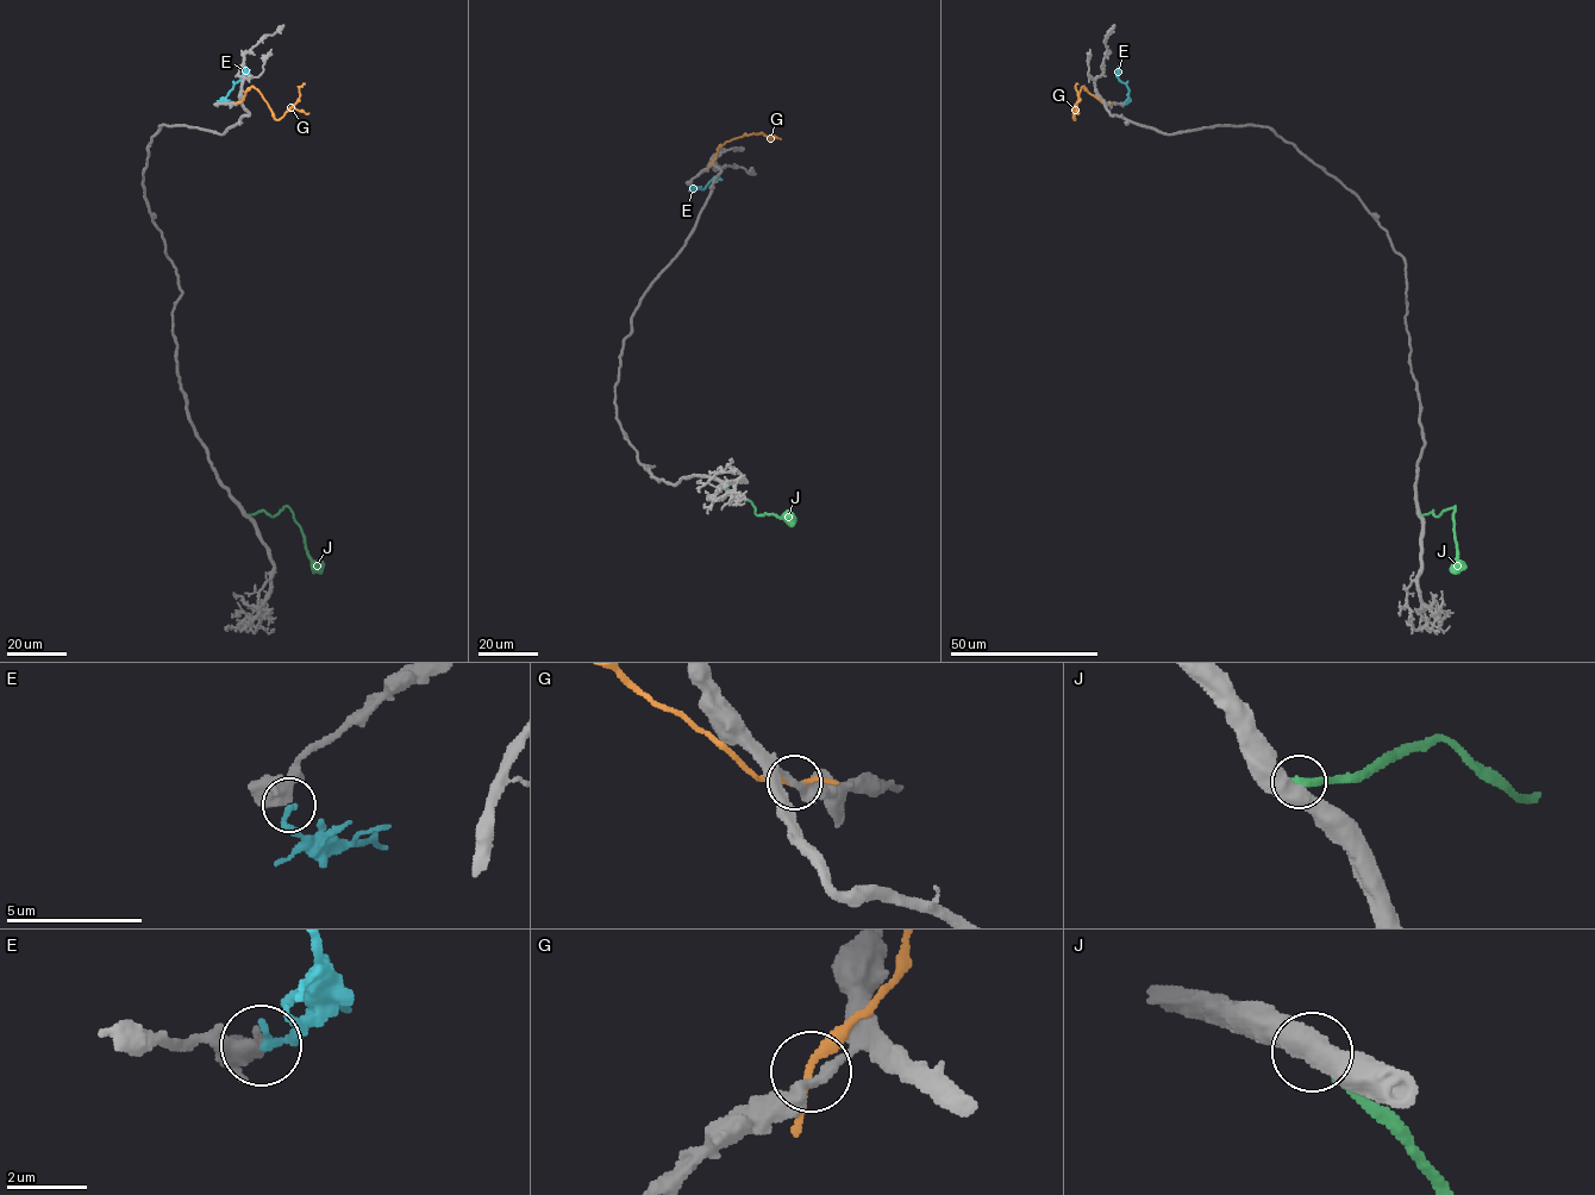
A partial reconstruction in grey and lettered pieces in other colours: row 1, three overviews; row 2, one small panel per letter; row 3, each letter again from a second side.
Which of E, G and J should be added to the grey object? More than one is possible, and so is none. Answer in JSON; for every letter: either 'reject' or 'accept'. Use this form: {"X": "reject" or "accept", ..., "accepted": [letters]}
{"E": "accept", "G": "reject", "J": "reject", "accepted": ["E"]}

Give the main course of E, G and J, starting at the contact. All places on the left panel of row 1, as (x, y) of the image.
E: (218, 104), (245, 67)
G: (236, 102), (252, 86), (279, 120), (299, 100), (299, 88), (305, 83)
J: (248, 515), (262, 511), (274, 517), (287, 506), (300, 526), (311, 564), (321, 574)

